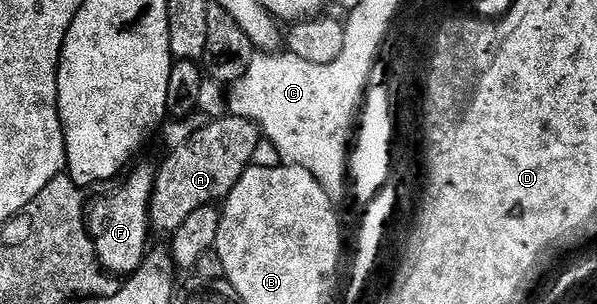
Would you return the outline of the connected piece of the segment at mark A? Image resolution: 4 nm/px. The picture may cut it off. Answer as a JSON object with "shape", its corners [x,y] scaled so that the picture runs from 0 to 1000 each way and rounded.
{"shape":[[[380,378],[343,405],[347,411],[340,424],[328,428],[307,477],[286,497],[271,546],[263,546],[251,668],[251,747],[260,770],[290,773],[302,734],[322,707],[322,694],[377,664],[389,615],[395,615],[409,563],[420,553],[427,526],[424,516],[432,503],[436,428],[425,398],[414,385]]]}

